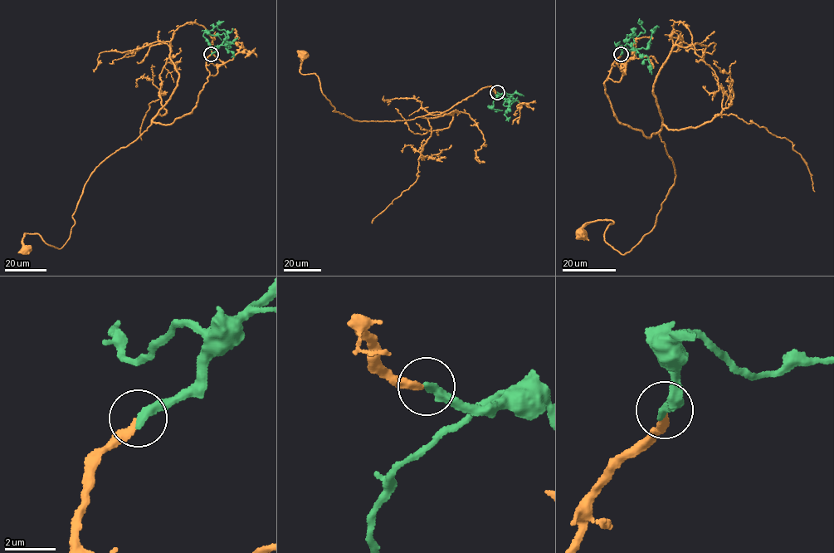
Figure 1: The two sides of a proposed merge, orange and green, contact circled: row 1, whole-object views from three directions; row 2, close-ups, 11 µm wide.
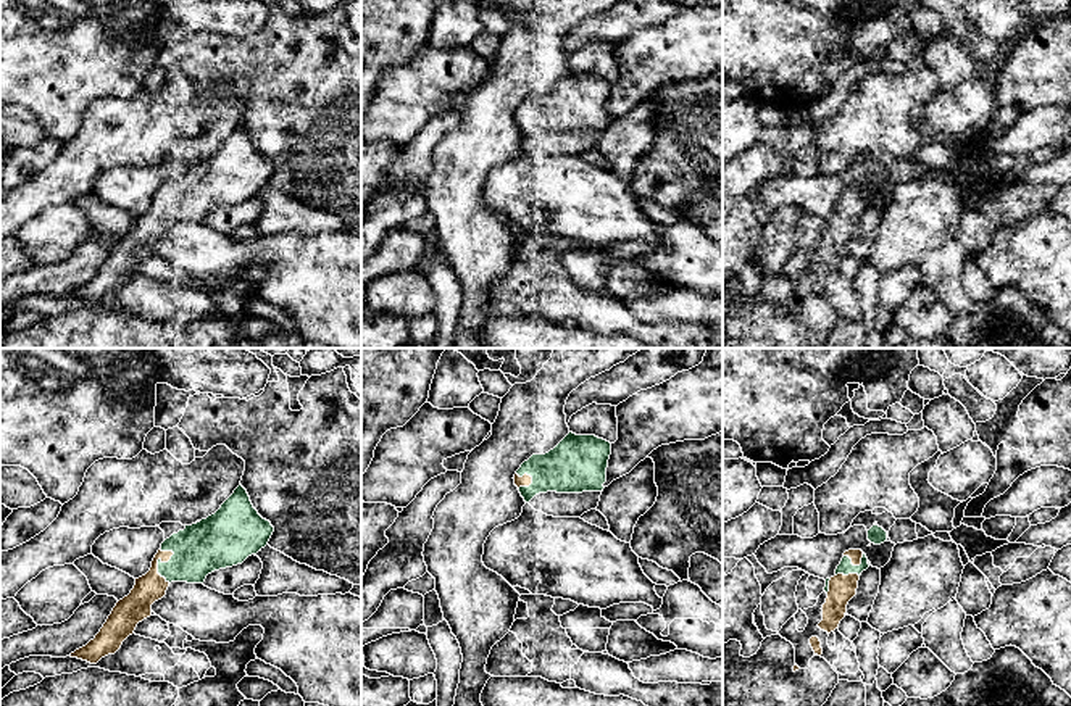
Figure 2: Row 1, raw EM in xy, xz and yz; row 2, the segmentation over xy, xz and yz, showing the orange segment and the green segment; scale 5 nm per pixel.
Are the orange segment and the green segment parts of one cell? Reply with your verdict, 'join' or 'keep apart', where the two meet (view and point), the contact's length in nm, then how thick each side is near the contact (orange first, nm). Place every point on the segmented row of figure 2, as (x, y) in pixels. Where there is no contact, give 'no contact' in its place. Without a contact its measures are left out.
join | xy (162, 561) | 180 nm | 140/260 nm

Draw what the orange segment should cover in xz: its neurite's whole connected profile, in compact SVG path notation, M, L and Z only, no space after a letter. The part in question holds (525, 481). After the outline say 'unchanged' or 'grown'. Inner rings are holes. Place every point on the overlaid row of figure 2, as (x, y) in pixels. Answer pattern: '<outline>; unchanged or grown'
M569 432L548 453L524 461L513 477L515 485L526 503L547 492L602 492L610 455L610 442Z; grown

